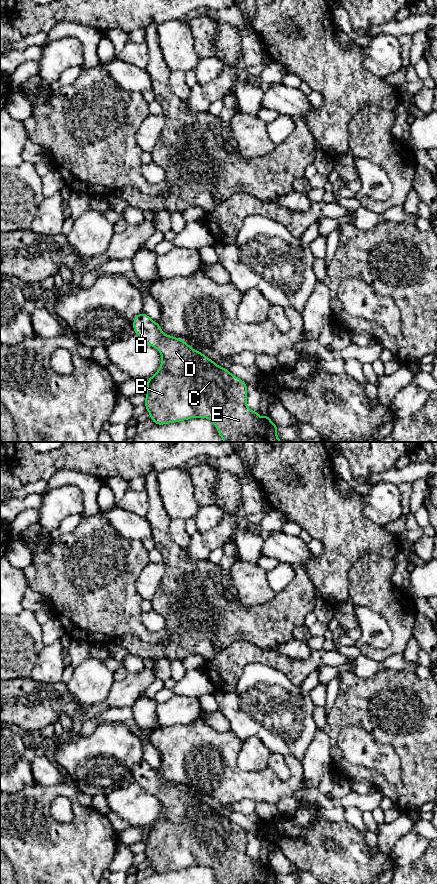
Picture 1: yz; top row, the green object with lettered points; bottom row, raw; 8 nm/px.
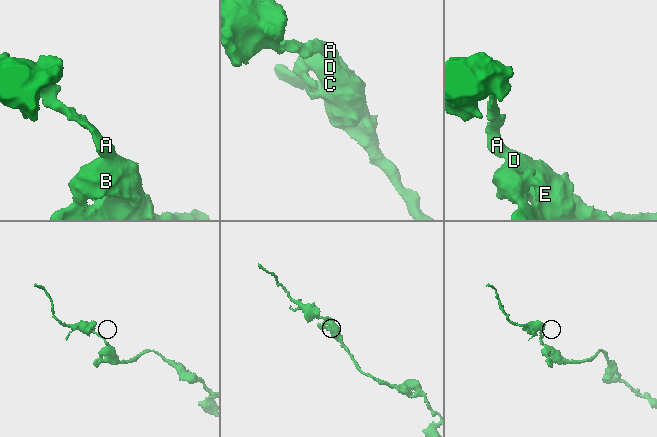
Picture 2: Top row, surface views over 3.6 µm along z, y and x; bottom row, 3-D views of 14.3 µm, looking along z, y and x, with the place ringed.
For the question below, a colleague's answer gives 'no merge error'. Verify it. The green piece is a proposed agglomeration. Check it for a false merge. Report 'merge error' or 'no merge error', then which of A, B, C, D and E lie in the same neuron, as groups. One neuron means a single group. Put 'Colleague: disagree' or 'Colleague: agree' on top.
Colleague: agree
no merge error; groups A B C D E

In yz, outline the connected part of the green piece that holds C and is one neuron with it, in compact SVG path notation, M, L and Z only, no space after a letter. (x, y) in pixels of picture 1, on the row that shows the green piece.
M144 312L133 319L133 332L149 346L156 348L161 354L161 364L158 371L147 379L144 405L150 413L150 419L155 425L166 425L186 421L191 418L210 419L224 442L282 442L277 436L278 425L274 424L269 415L258 416L258 410L247 407L247 383L231 374L227 368L218 366L200 351L193 349L187 342L175 336L163 333L159 323L153 321Z

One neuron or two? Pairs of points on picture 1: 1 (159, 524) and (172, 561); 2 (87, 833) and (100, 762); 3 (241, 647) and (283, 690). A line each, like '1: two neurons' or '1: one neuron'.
1: one neuron
2: two neurons
3: two neurons

